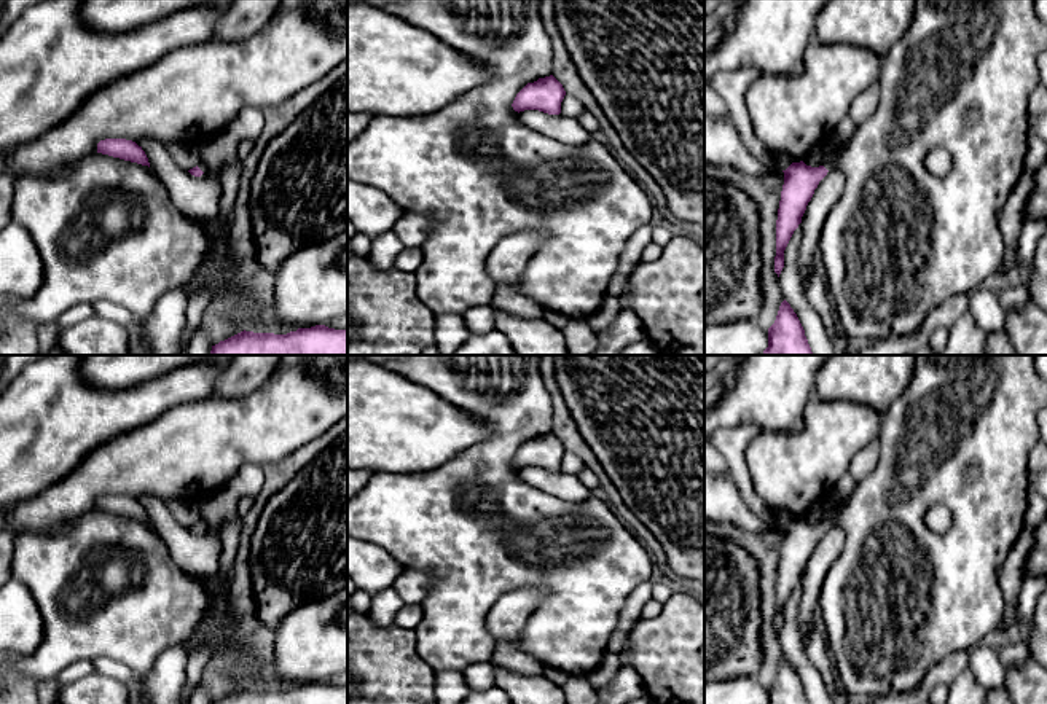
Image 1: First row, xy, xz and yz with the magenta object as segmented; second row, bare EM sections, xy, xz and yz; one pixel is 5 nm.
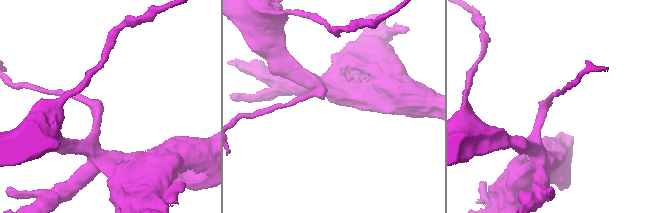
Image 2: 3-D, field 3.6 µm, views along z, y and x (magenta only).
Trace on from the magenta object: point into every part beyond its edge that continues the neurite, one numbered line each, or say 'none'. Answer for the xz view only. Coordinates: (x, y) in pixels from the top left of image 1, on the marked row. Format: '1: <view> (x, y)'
none

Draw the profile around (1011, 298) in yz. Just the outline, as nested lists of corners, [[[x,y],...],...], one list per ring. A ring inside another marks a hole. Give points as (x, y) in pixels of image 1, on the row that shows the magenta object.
[[[1025,285],[999,288],[999,303],[1006,312],[1020,309],[1029,299]]]

